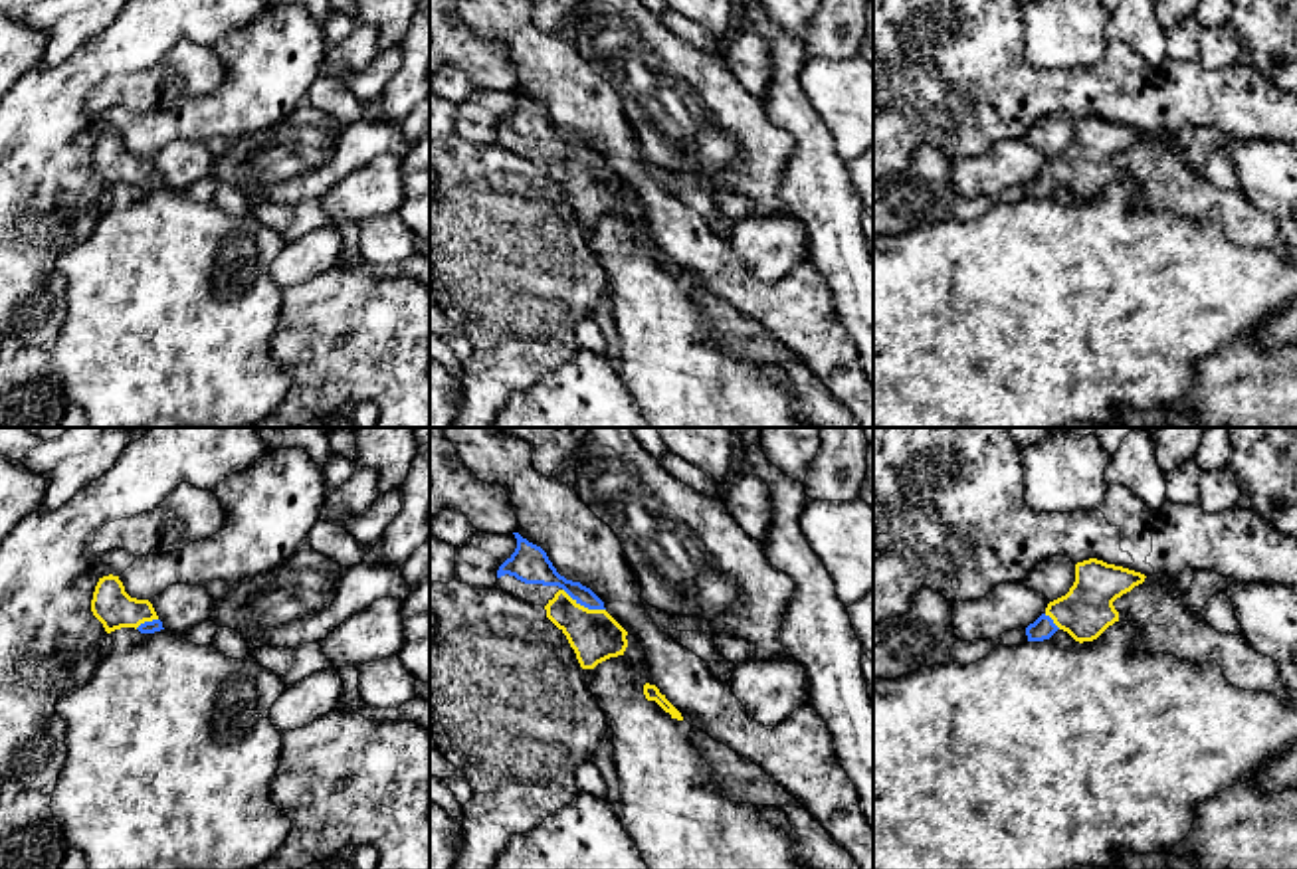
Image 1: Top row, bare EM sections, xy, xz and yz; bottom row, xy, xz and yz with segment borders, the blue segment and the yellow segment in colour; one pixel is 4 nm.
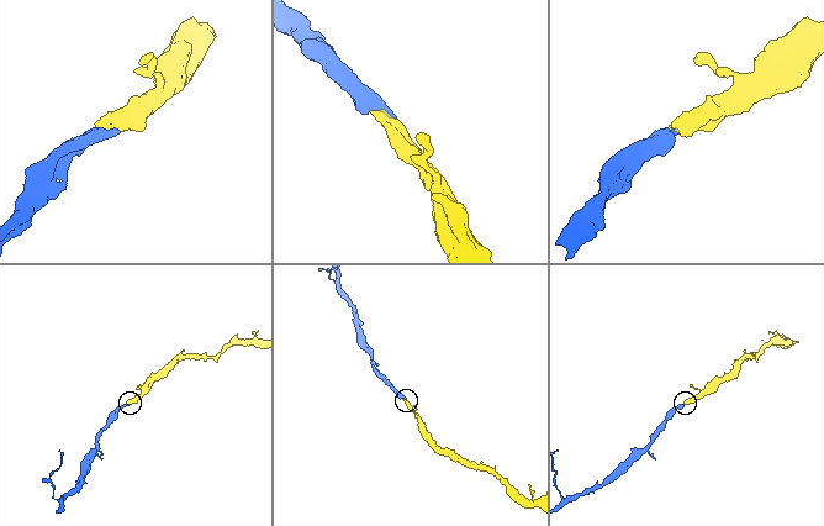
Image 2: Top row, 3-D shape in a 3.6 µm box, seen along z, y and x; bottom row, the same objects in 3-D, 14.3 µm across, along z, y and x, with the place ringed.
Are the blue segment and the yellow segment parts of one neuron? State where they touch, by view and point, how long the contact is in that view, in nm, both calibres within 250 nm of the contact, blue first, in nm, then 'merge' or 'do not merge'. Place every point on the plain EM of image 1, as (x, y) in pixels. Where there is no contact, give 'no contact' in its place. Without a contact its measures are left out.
xz (585, 163) | 200 nm | 120/200 nm | merge

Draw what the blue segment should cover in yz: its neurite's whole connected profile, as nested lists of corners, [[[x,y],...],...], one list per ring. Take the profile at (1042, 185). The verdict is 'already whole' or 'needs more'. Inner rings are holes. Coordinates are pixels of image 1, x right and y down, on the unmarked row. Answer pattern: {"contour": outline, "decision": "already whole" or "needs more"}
{"contour": [[[1089,115],[1075,121],[1069,148],[1048,160],[1046,168],[1026,184],[1028,198],[1049,196],[1057,186],[1075,198],[1093,198],[1119,178],[1113,158],[1145,139],[1145,131]]], "decision": "needs more"}

